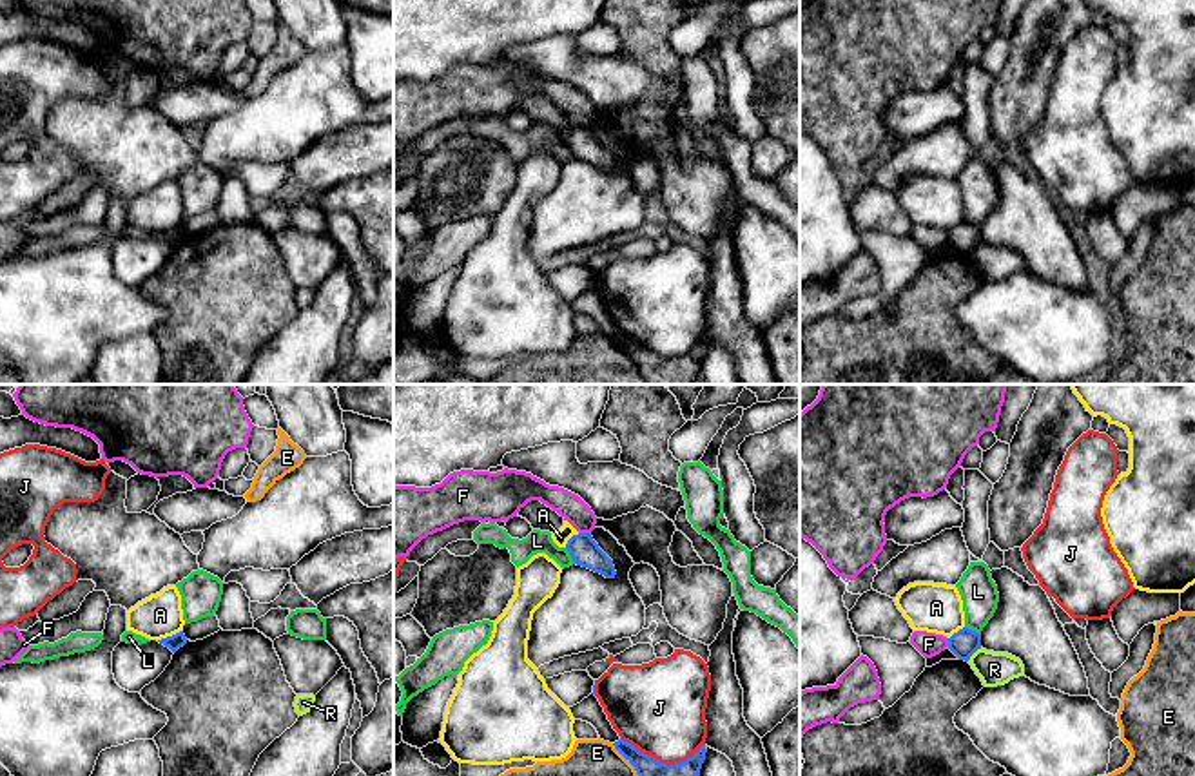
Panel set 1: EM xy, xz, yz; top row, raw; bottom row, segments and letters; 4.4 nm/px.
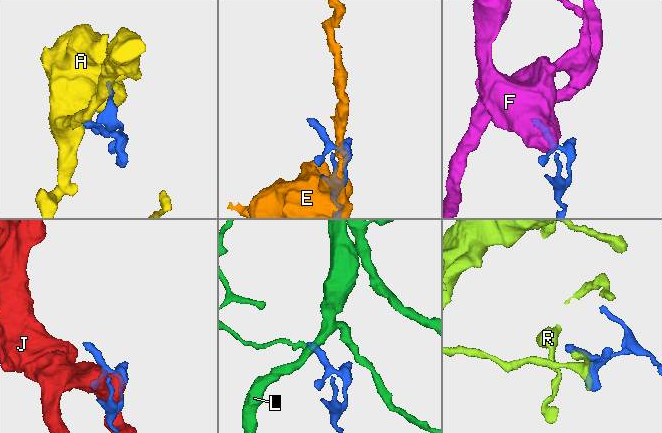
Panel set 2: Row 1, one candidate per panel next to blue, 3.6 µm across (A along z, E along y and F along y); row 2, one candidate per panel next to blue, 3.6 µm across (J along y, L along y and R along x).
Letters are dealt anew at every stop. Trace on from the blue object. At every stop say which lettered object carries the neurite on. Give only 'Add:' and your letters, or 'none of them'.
Add: none of them

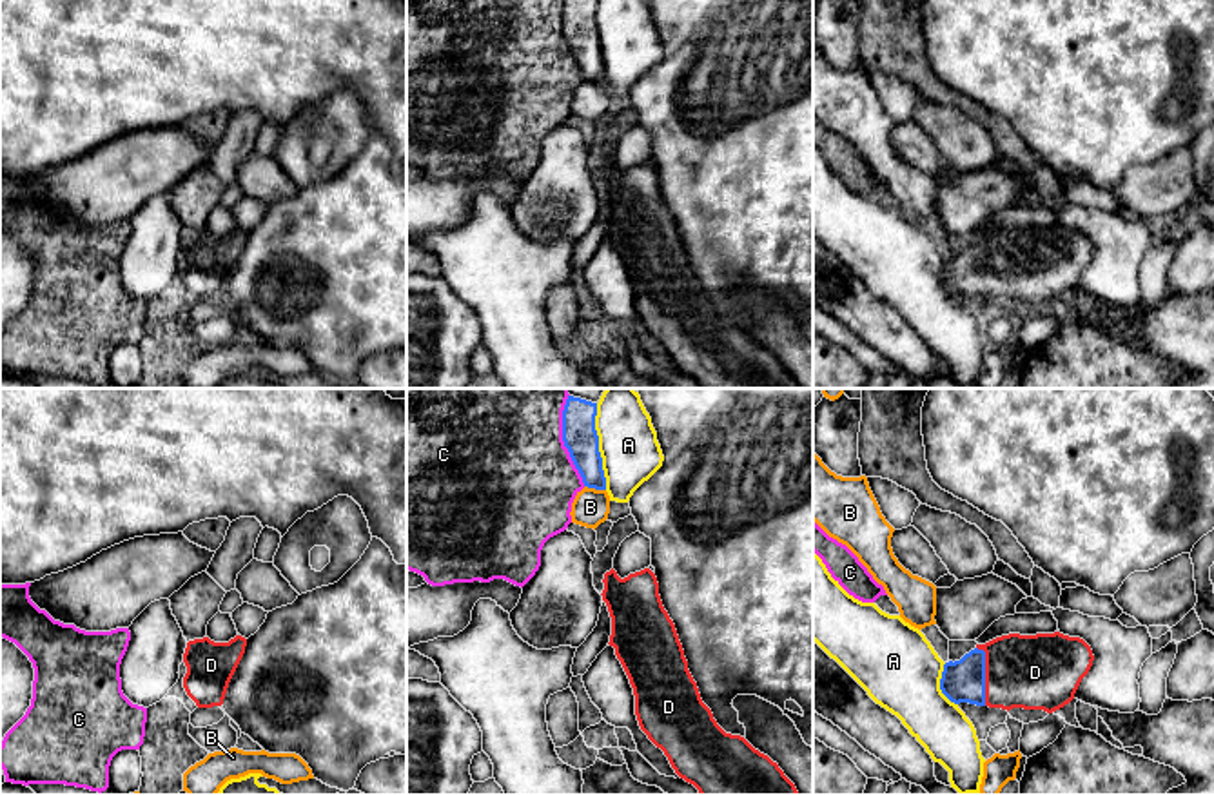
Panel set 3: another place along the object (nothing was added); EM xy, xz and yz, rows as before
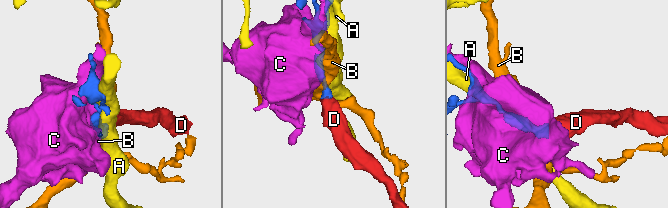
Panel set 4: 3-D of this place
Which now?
Add: D

